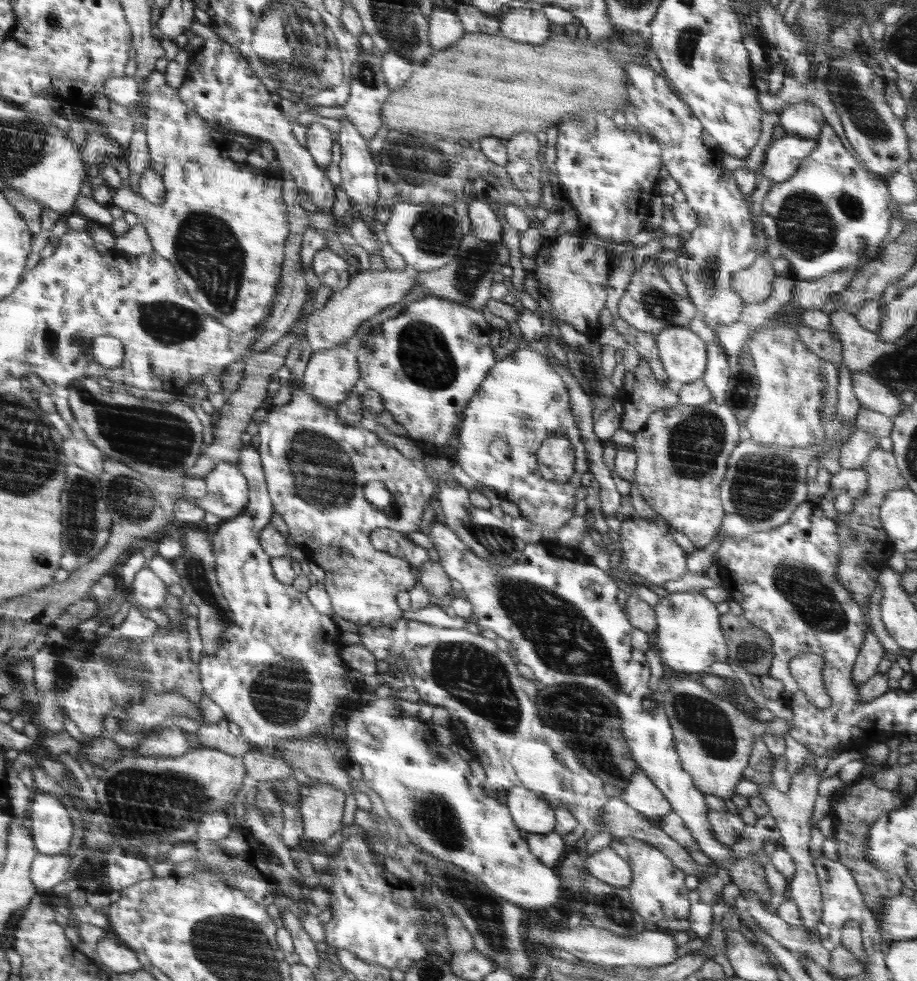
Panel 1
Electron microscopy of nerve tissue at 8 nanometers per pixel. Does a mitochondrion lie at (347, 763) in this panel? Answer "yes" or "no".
no

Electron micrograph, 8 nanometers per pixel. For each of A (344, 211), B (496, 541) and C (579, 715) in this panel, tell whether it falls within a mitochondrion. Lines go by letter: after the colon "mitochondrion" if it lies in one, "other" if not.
A: other
B: mitochondrion
C: mitochondrion

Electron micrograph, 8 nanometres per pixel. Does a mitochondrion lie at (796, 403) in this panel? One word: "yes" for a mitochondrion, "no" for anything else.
no

